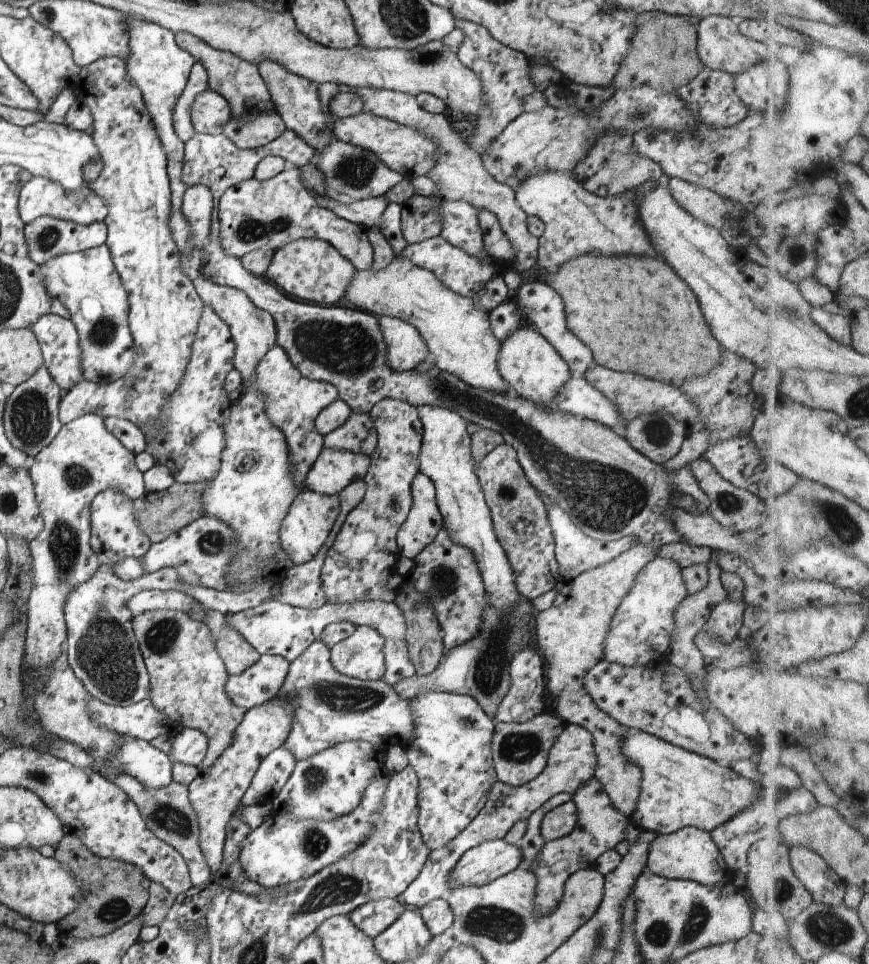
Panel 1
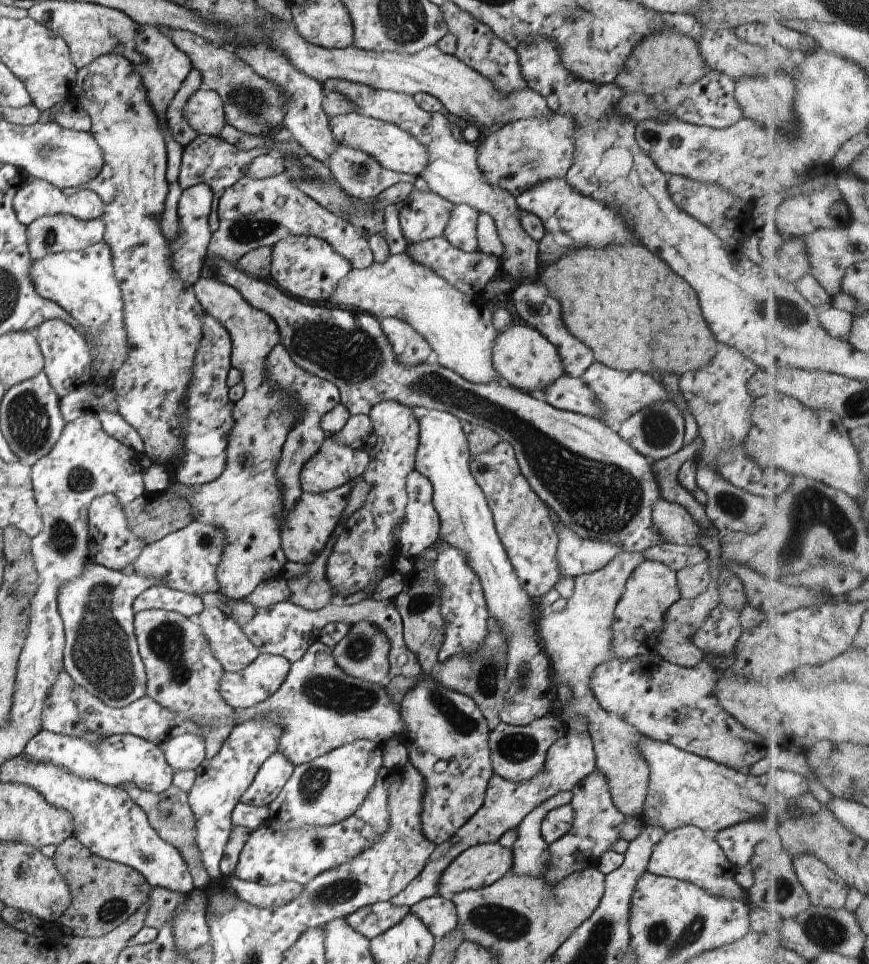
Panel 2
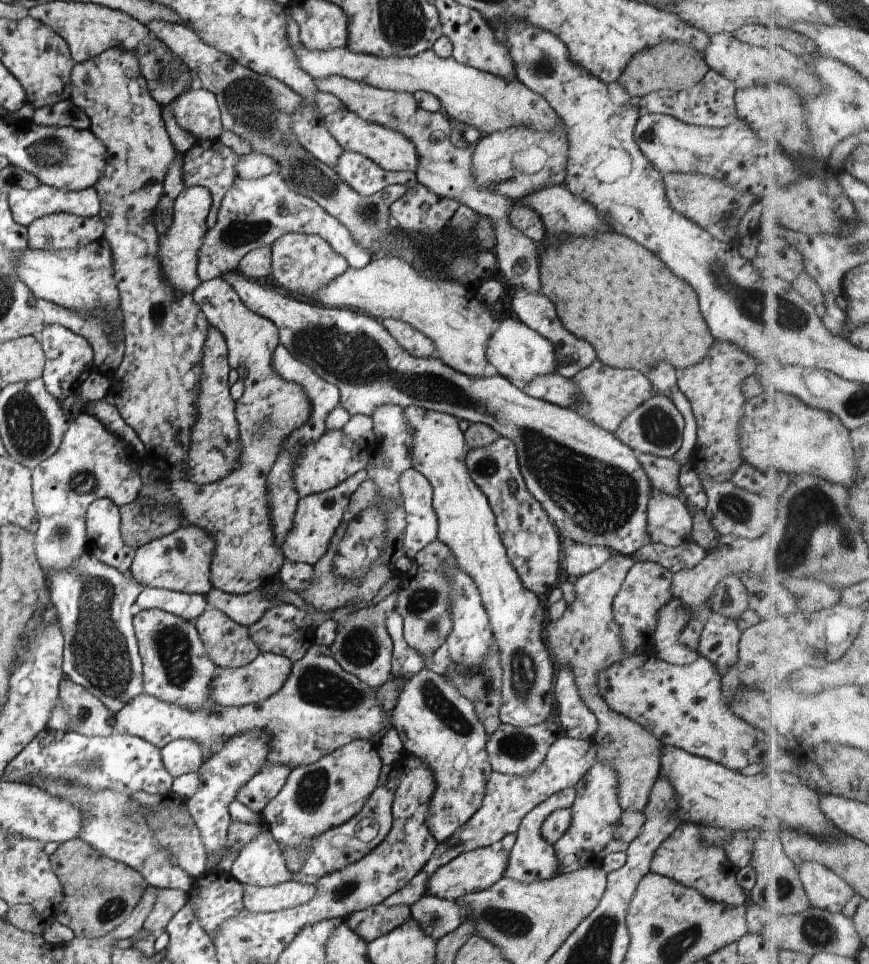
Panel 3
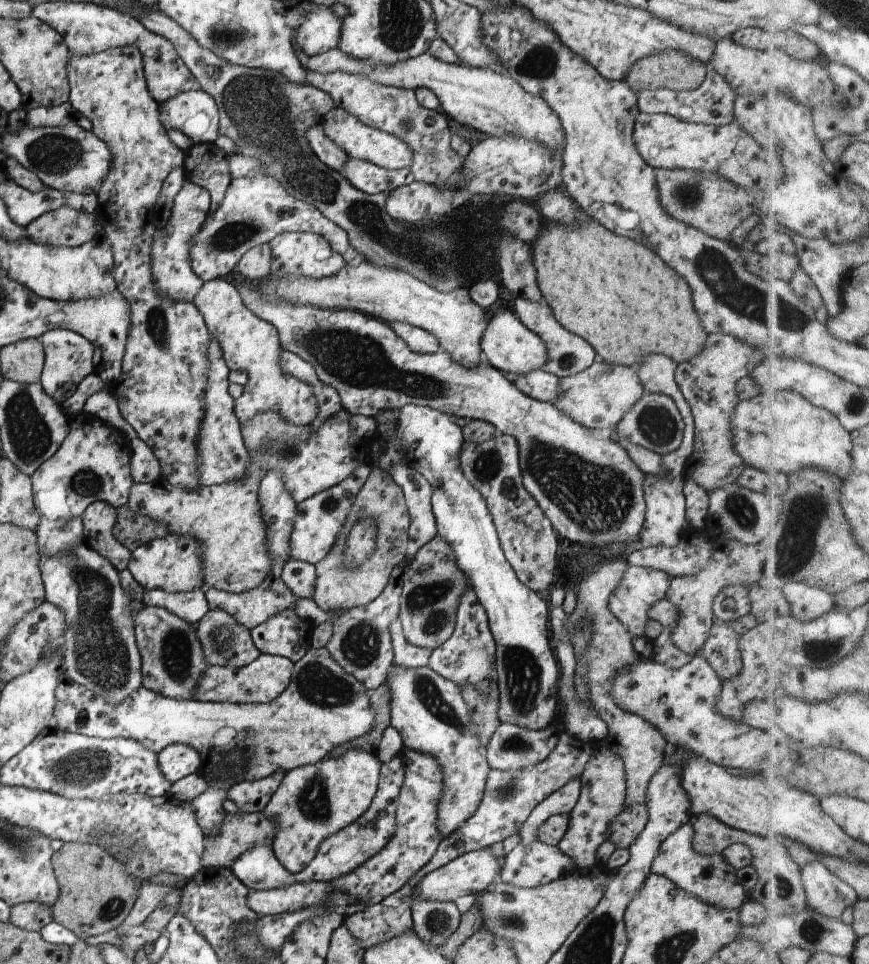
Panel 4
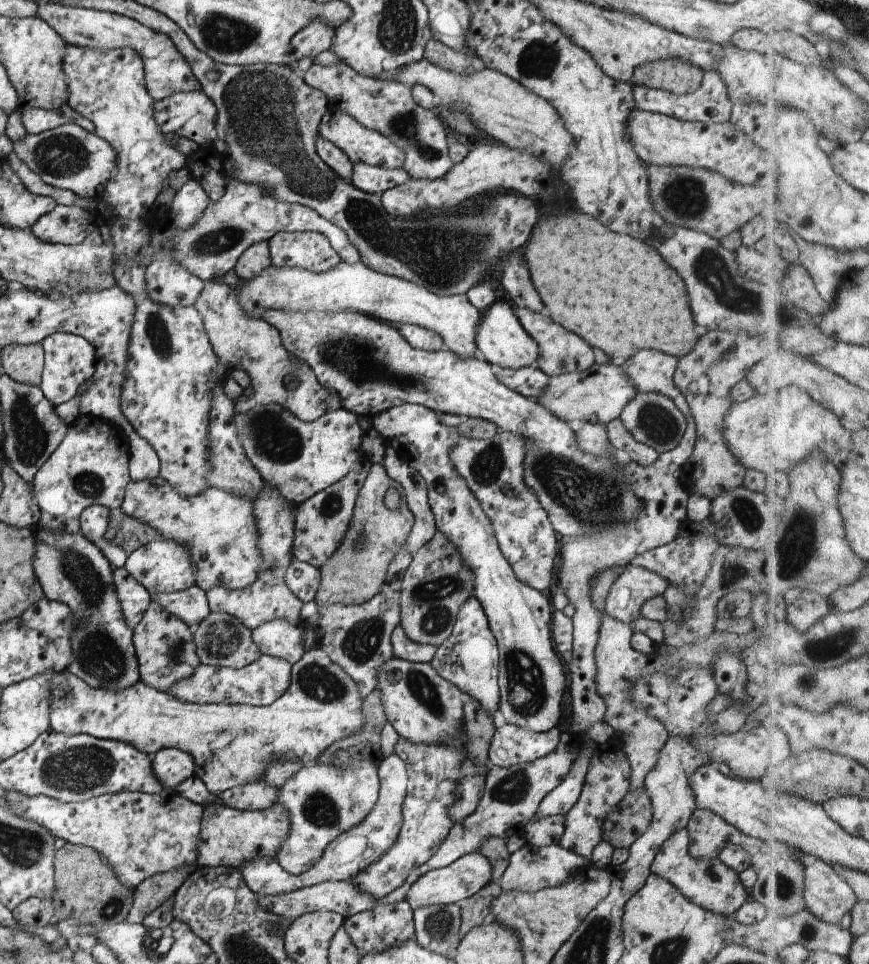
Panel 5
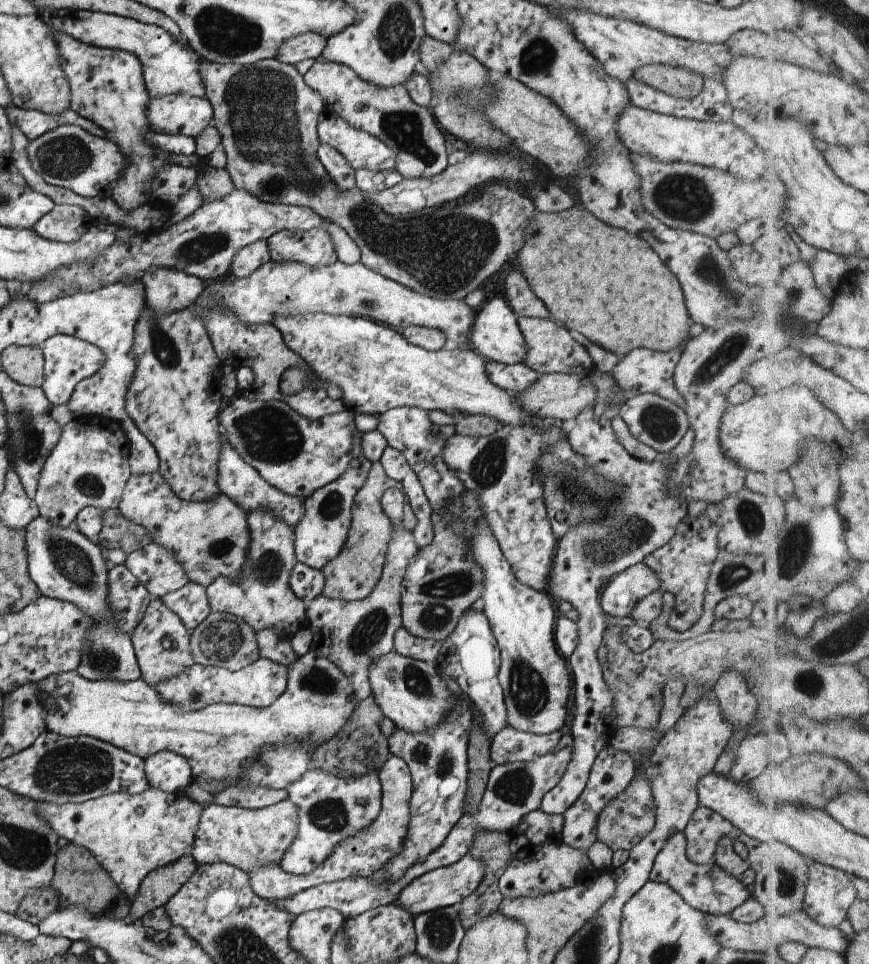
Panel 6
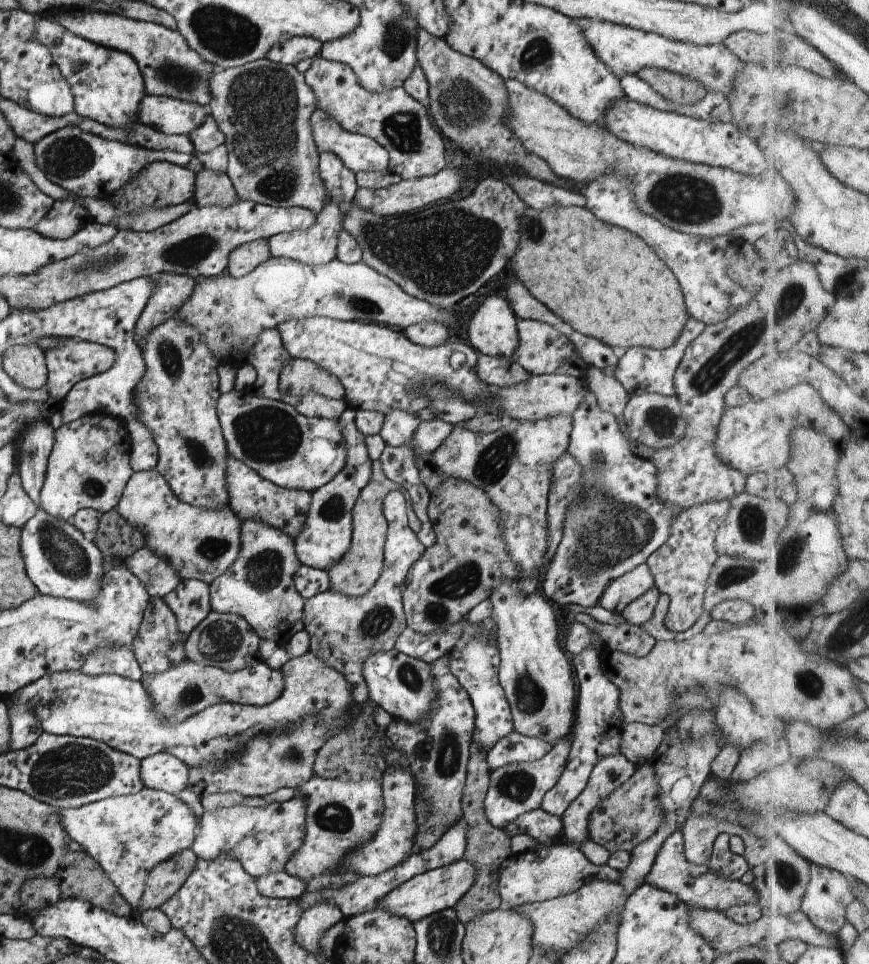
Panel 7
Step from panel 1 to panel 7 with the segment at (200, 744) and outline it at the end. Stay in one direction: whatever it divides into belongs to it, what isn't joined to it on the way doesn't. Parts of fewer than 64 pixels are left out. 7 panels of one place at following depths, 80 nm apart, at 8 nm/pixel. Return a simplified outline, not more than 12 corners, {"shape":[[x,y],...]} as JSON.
{"shape":[[175,755],[140,760],[143,787],[174,795],[188,766]]}

